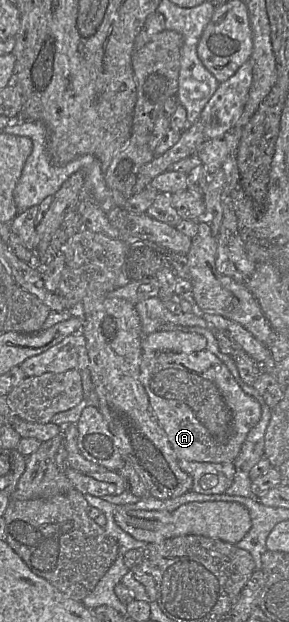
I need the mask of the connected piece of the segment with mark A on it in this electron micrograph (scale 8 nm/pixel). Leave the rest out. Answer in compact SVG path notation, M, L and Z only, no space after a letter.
M83 228L62 247L65 267L56 293L66 301L68 310L80 306L80 316L84 319L81 333L87 342L88 369L98 396L98 409L114 435L125 463L134 468L150 497L168 500L192 490L193 479L179 467L179 460L234 463L247 434L261 418L261 405L241 389L225 364L207 350L142 354L145 336L135 305L123 299L107 298L107 293L132 282L125 275L128 248L129 244L122 240Z

